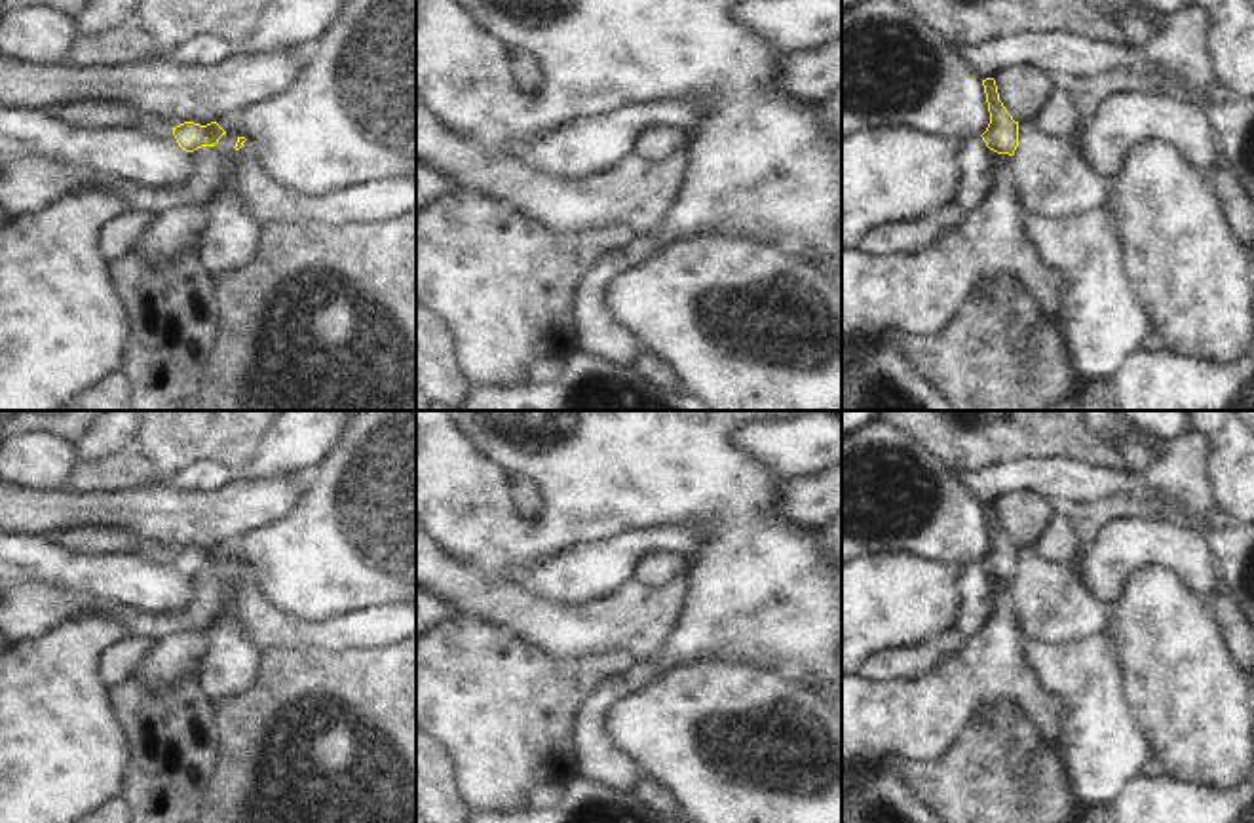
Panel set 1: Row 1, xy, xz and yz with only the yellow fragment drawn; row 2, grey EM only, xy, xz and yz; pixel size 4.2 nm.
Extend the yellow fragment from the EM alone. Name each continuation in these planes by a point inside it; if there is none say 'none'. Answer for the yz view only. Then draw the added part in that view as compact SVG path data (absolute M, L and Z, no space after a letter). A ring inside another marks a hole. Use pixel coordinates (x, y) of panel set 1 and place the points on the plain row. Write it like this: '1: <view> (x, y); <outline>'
1: yz (918, 719); M999 580L982 627L920 679L868 682L842 677L842 766L880 766L899 756L942 756L982 705L1015 699L1056 745L1068 703L1045 690L1026 656L1013 610L1013 582Z

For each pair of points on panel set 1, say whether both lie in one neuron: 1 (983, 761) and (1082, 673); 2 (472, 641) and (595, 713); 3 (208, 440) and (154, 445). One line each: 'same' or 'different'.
1: different
2: different
3: same

